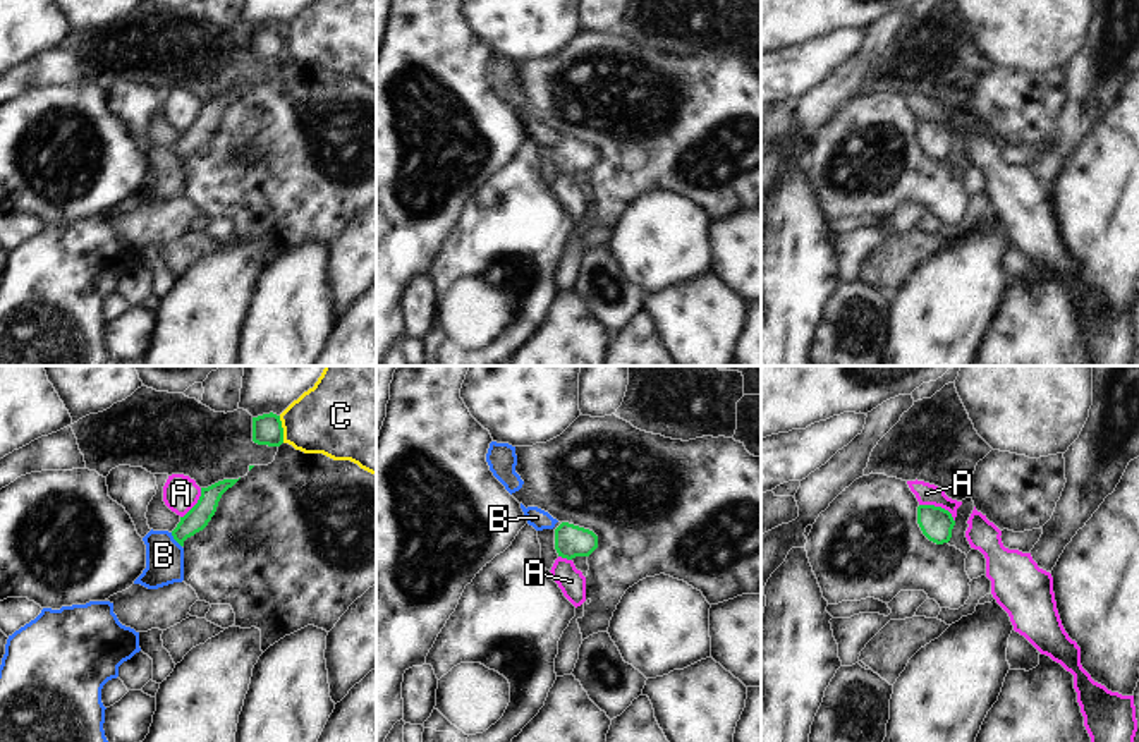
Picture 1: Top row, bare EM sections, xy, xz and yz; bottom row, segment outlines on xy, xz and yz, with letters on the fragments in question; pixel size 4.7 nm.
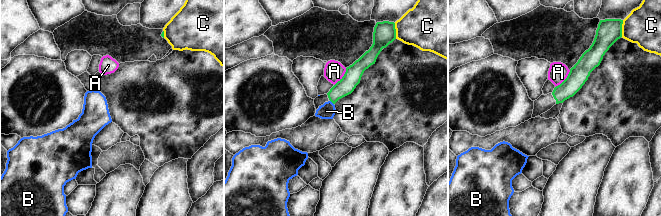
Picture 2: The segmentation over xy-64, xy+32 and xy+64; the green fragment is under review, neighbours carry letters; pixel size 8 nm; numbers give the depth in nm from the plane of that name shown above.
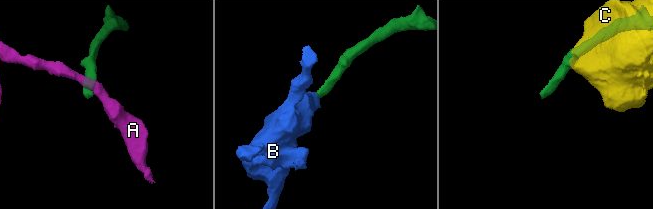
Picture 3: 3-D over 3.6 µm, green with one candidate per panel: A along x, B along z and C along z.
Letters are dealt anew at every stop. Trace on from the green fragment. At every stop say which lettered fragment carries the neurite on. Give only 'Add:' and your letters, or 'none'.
Add: none

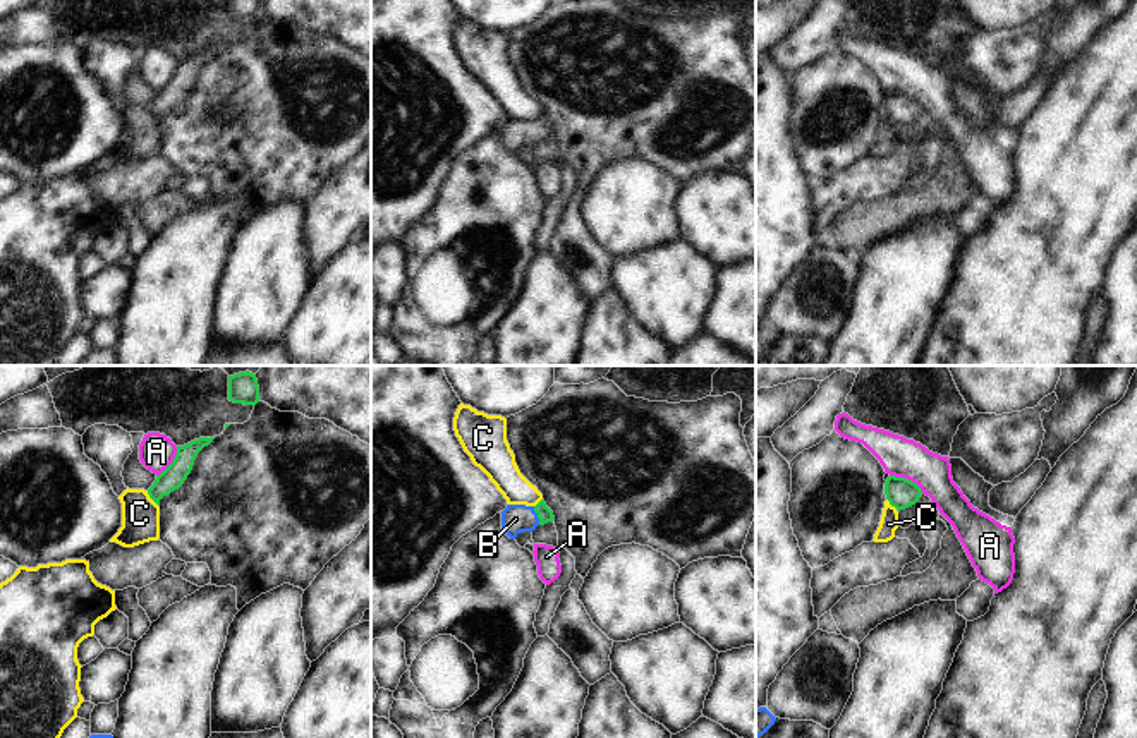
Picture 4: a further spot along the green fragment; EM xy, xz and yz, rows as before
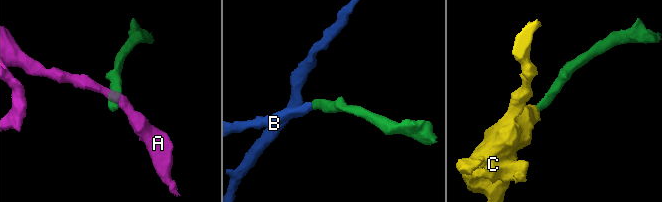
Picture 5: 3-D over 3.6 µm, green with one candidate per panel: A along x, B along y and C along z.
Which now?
Add: B

